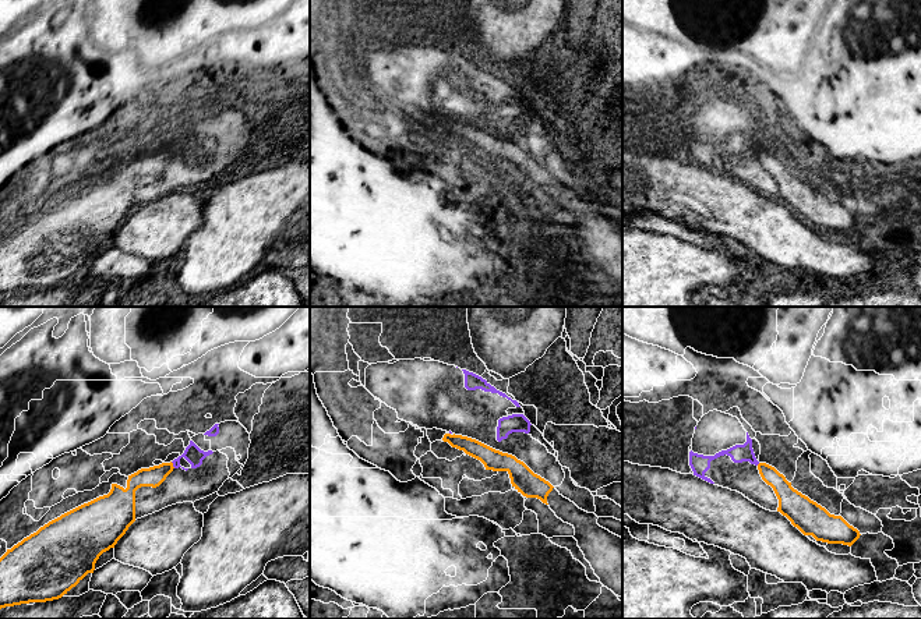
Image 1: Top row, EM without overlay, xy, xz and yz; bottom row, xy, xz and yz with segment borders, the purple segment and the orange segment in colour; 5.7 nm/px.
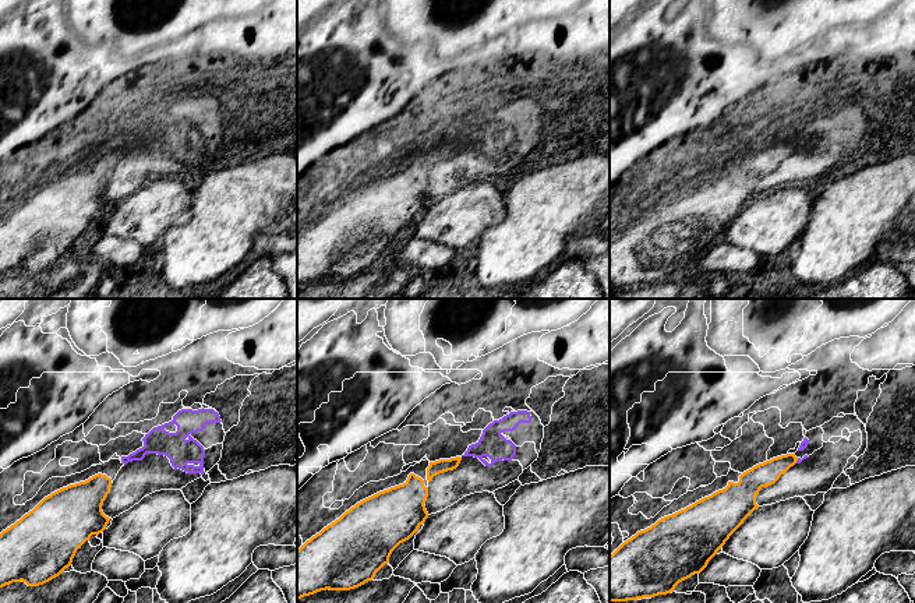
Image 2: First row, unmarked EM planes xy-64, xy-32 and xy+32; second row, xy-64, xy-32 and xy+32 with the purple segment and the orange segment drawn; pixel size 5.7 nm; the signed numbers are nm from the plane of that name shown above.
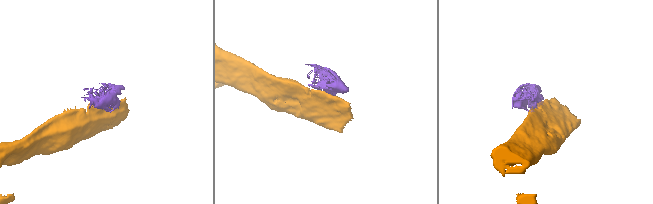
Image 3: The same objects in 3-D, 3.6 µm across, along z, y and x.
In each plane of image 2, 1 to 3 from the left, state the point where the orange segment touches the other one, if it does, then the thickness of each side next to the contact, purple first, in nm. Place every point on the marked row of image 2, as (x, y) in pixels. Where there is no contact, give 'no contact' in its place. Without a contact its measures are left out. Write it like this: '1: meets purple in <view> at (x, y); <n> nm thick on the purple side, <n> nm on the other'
1: no contact
2: no contact
3: meets purple in xy+32 at (797, 461); 20 nm thick on the purple side, 140 nm on the other

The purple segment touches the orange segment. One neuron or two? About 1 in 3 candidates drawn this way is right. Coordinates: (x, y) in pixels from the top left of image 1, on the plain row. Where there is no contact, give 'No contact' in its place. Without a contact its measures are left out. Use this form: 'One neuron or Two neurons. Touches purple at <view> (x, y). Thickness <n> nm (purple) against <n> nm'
Two neurons. Touches purple at xy (173, 152). Thickness 100 nm (purple) against 110 nm

